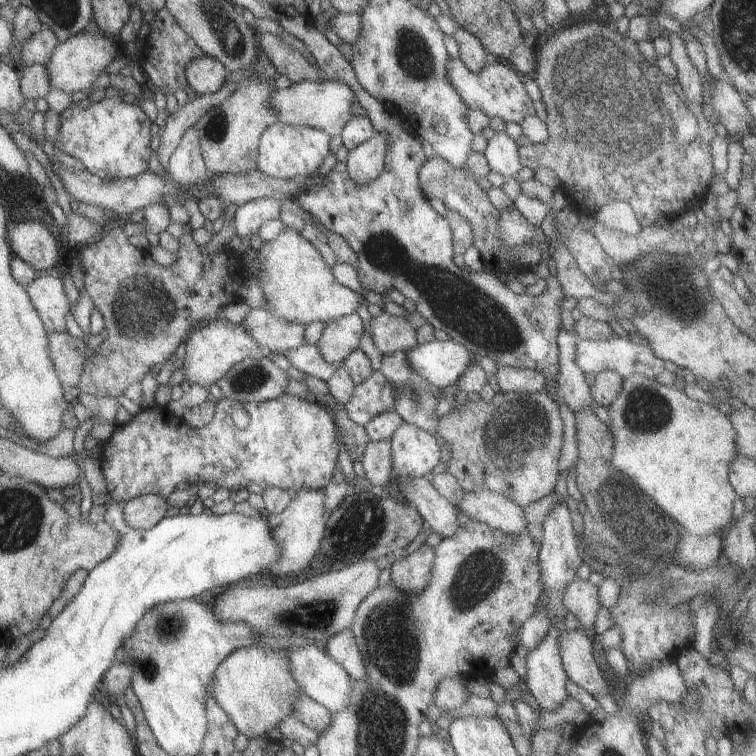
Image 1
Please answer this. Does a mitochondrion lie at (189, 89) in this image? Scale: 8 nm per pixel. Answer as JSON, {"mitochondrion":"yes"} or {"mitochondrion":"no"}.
{"mitochondrion":"no"}

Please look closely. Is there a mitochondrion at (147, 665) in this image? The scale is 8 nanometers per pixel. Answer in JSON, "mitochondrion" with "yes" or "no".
{"mitochondrion":"yes"}

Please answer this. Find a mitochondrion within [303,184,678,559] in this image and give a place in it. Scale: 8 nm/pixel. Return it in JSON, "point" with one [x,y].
{"point":[459,303]}

